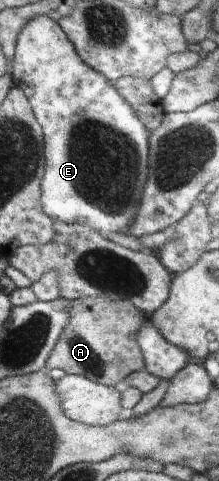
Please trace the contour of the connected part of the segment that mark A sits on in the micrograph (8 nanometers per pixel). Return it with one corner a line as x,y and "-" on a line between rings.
106,297
77,298
68,304
70,322
62,330
44,369
58,368
67,375
85,376
108,387
124,385
130,373
145,368
143,354
138,344
138,330
142,326
143,314
130,302
117,302

